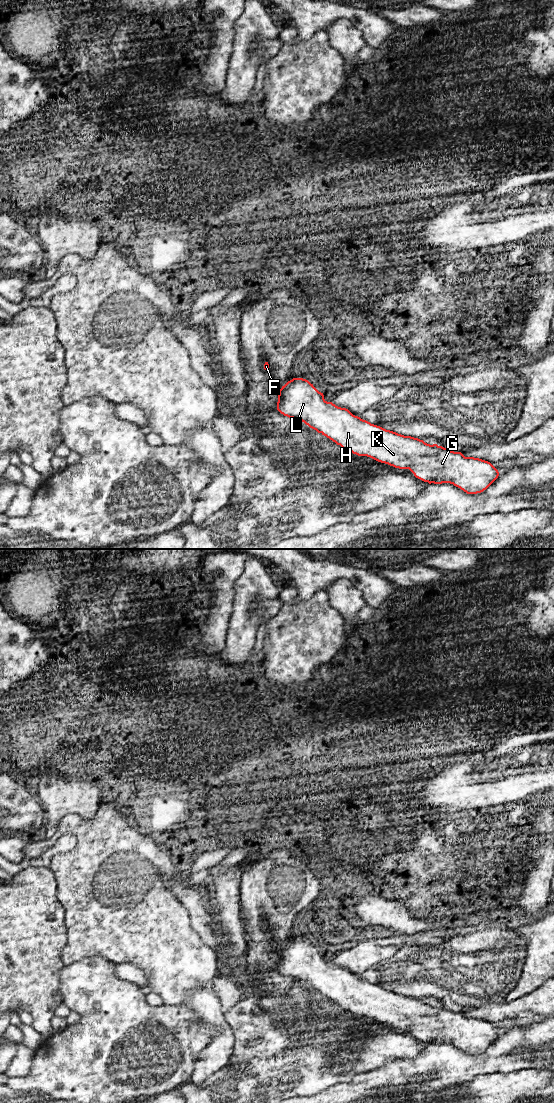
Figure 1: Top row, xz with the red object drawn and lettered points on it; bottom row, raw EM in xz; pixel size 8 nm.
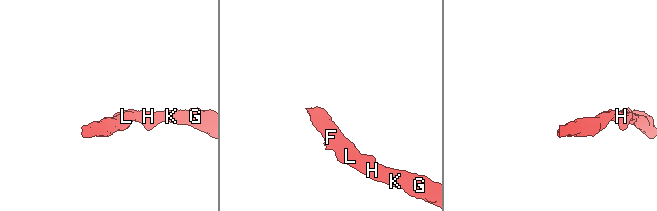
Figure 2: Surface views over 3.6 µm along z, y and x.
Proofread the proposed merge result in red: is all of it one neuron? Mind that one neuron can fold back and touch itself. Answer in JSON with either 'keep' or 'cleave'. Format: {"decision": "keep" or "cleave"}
{"decision": "keep"}

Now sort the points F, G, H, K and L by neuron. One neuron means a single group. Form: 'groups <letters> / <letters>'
groups F G H K L

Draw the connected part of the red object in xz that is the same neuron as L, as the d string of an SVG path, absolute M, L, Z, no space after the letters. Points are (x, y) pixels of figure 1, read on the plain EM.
M293 938L279 949L277 970L304 982L353 1014L409 1029L429 1044L450 1043L467 1054L477 1054L499 1036L488 1021L465 1017L461 1012L371 984L348 969L327 962L323 953L303 938Z

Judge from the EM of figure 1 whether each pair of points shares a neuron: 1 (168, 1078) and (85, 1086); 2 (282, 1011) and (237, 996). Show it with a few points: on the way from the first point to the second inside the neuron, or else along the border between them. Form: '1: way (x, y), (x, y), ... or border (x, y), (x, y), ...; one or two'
1: way (147, 1078), (106, 1078); one
2: border (245, 996), (226, 1013); two

